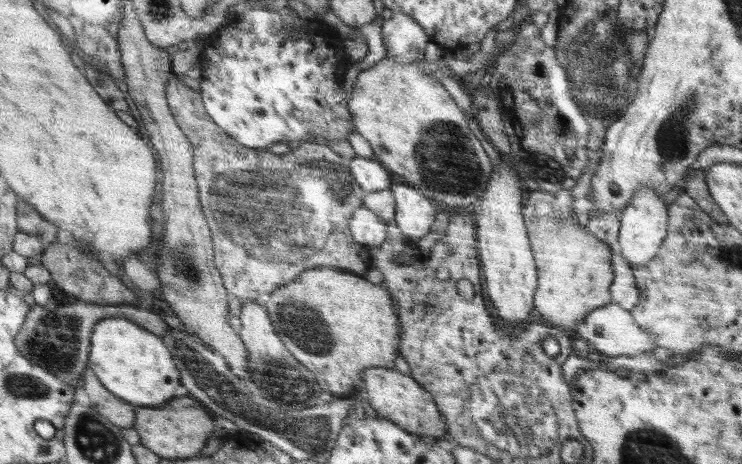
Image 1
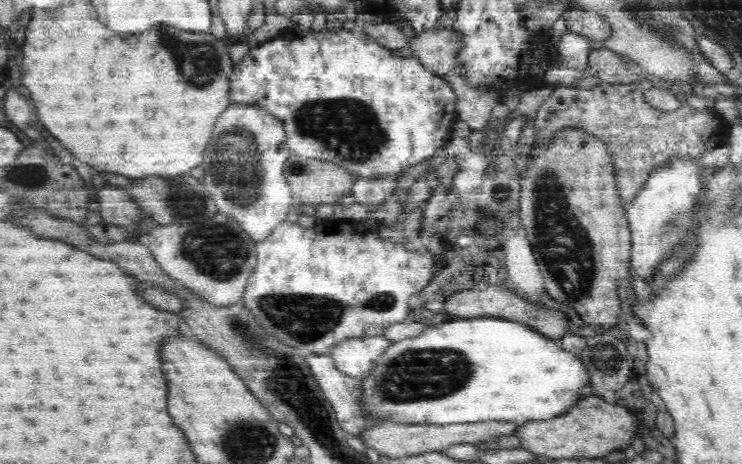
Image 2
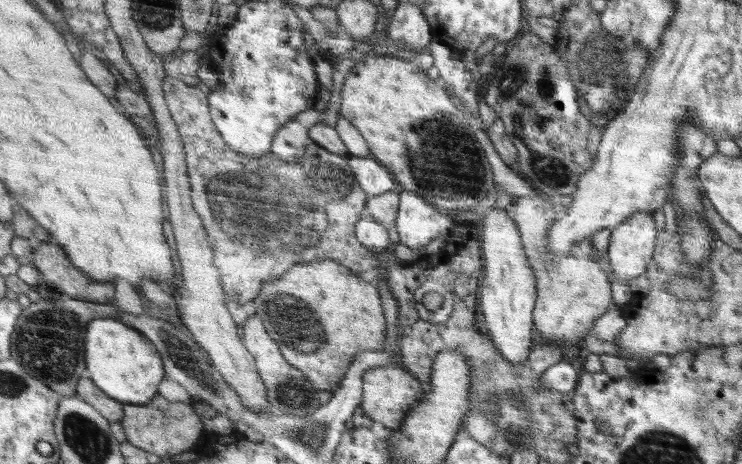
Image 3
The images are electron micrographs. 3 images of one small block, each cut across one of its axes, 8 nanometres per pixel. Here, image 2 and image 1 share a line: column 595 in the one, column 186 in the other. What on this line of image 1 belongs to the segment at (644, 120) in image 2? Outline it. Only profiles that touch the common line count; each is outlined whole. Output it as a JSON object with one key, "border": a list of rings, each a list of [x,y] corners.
{"border":[[[176,74],[168,81],[166,99],[180,130],[187,135],[192,146],[196,146],[195,178],[200,178],[200,202],[204,202],[204,214],[212,234],[215,234],[216,266],[223,274],[230,296],[237,296],[242,304],[263,303],[266,294],[292,282],[304,270],[326,267],[363,276],[373,266],[370,263],[371,248],[356,242],[349,228],[352,215],[362,206],[366,192],[351,173],[348,159],[334,154],[331,147],[322,142],[298,141],[284,154],[275,152],[272,147],[253,149],[242,146],[207,113],[200,94],[186,87]]]}

